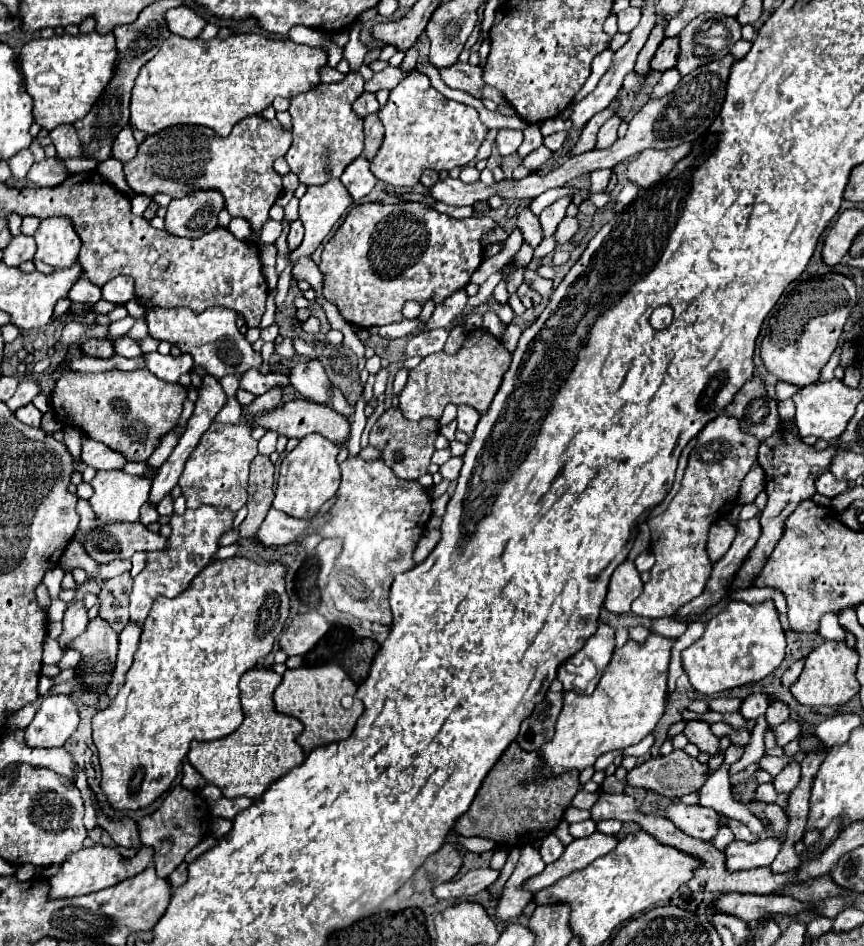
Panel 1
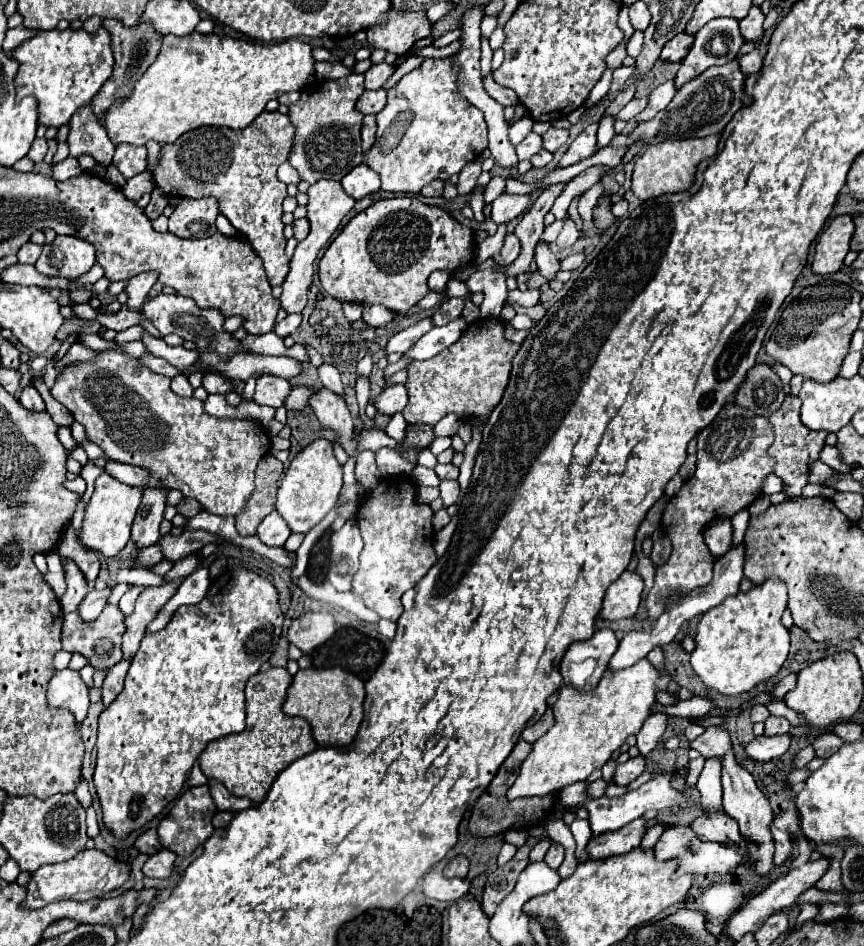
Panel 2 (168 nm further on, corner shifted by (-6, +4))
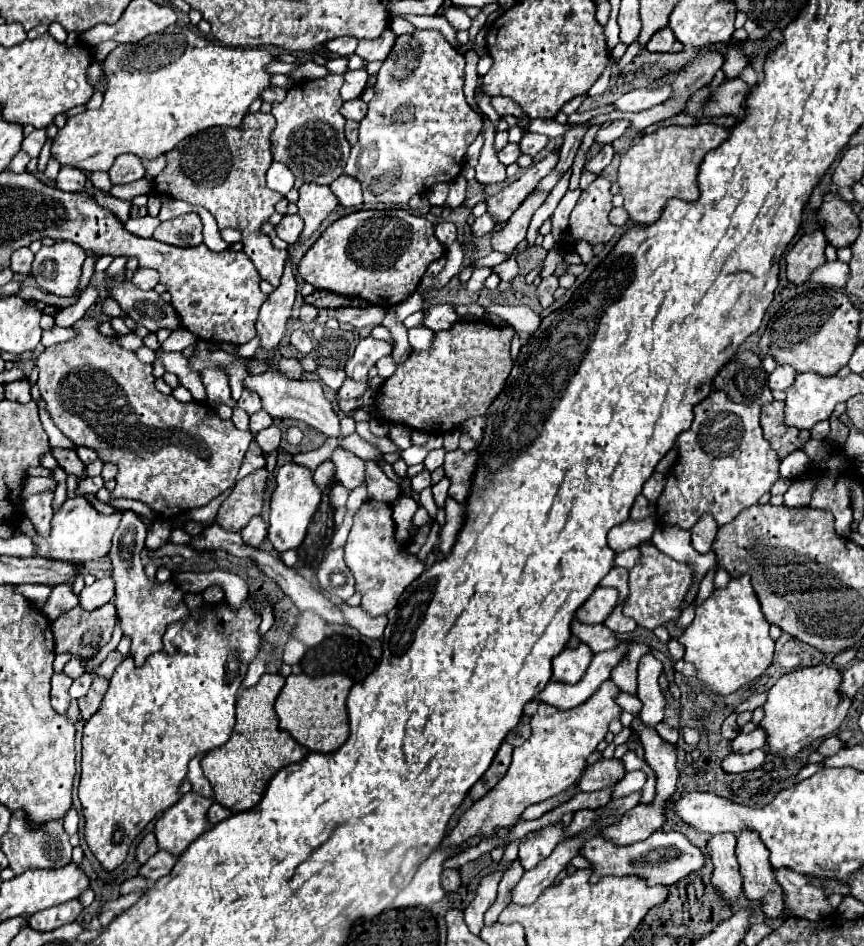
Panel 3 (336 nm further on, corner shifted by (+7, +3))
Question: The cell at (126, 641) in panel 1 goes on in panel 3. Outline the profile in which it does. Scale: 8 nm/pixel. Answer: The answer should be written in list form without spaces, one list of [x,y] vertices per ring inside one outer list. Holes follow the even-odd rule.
[[[103,676],[93,678],[93,684],[91,684],[89,692],[83,698],[79,698],[79,710],[81,710],[83,720],[89,720],[99,710],[107,688],[109,688],[109,680],[103,680]]]

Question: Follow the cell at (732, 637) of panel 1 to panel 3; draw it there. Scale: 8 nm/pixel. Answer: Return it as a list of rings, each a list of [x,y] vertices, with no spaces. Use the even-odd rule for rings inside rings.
[[[743,574],[713,594],[695,610],[695,620],[683,630],[679,642],[685,648],[683,660],[695,664],[697,680],[719,696],[729,696],[741,686],[759,678],[771,664],[775,642],[769,636],[769,622],[751,588],[751,578]]]

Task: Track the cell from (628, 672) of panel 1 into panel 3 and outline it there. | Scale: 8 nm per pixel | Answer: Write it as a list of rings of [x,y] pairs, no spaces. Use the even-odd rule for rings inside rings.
[[[609,678],[587,702],[569,708],[567,712],[539,702],[539,710],[531,716],[531,736],[527,742],[513,750],[513,762],[507,774],[493,790],[489,790],[461,816],[459,824],[449,832],[443,846],[461,844],[463,840],[479,832],[489,834],[497,826],[513,826],[527,806],[553,798],[567,786],[575,784],[587,768],[587,756],[595,752],[601,740],[605,740],[609,722],[623,714],[623,710],[615,702],[615,696],[619,692],[619,686]]]

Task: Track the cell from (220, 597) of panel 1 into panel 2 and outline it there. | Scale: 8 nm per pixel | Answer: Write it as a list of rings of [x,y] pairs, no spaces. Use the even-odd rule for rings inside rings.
[[[226,569],[220,577],[216,577],[210,583],[208,595],[198,605],[178,607],[176,613],[174,613],[174,617],[170,619],[170,623],[162,631],[152,633],[152,635],[146,635],[142,639],[140,649],[138,649],[136,657],[130,663],[130,671],[126,675],[124,689],[112,701],[112,705],[106,707],[100,713],[100,721],[98,721],[98,741],[96,741],[98,759],[96,759],[96,769],[94,769],[94,787],[96,787],[96,793],[98,793],[100,805],[102,805],[104,825],[106,825],[106,829],[110,829],[114,833],[116,839],[126,839],[132,831],[144,827],[148,821],[152,821],[154,817],[158,817],[166,809],[166,805],[170,801],[174,801],[180,795],[180,791],[182,791],[182,787],[184,787],[184,783],[188,779],[186,775],[190,773],[190,769],[194,767],[196,759],[200,757],[200,753],[206,749],[206,745],[210,741],[216,741],[220,737],[226,737],[226,735],[242,733],[244,731],[244,727],[246,727],[244,685],[246,685],[246,681],[252,675],[258,673],[258,669],[262,667],[262,663],[266,663],[270,659],[270,655],[274,653],[276,643],[278,643],[280,633],[282,633],[282,621],[284,621],[284,615],[282,615],[282,611],[278,607],[278,591],[274,589],[274,585],[268,579],[264,579],[258,573],[252,573],[248,569]]]

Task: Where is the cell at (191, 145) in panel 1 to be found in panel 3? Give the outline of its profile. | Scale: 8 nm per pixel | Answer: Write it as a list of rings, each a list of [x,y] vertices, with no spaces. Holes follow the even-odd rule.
[[[247,114],[239,128],[211,128],[181,140],[173,150],[165,152],[167,166],[155,178],[155,192],[173,196],[189,204],[207,208],[219,224],[219,230],[233,228],[243,234],[243,252],[253,260],[259,276],[271,286],[279,286],[287,250],[277,250],[271,238],[261,232],[261,226],[275,212],[275,202],[283,194],[267,188],[265,172],[269,170],[271,158],[271,132],[275,130],[273,114]]]

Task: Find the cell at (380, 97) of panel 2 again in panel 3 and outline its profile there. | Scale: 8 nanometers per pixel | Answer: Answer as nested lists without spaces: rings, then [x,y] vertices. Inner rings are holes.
[[[355,98],[351,102],[343,102],[341,106],[341,114],[347,118],[347,120],[363,120],[365,114],[367,114],[367,104],[361,100],[361,98]]]

